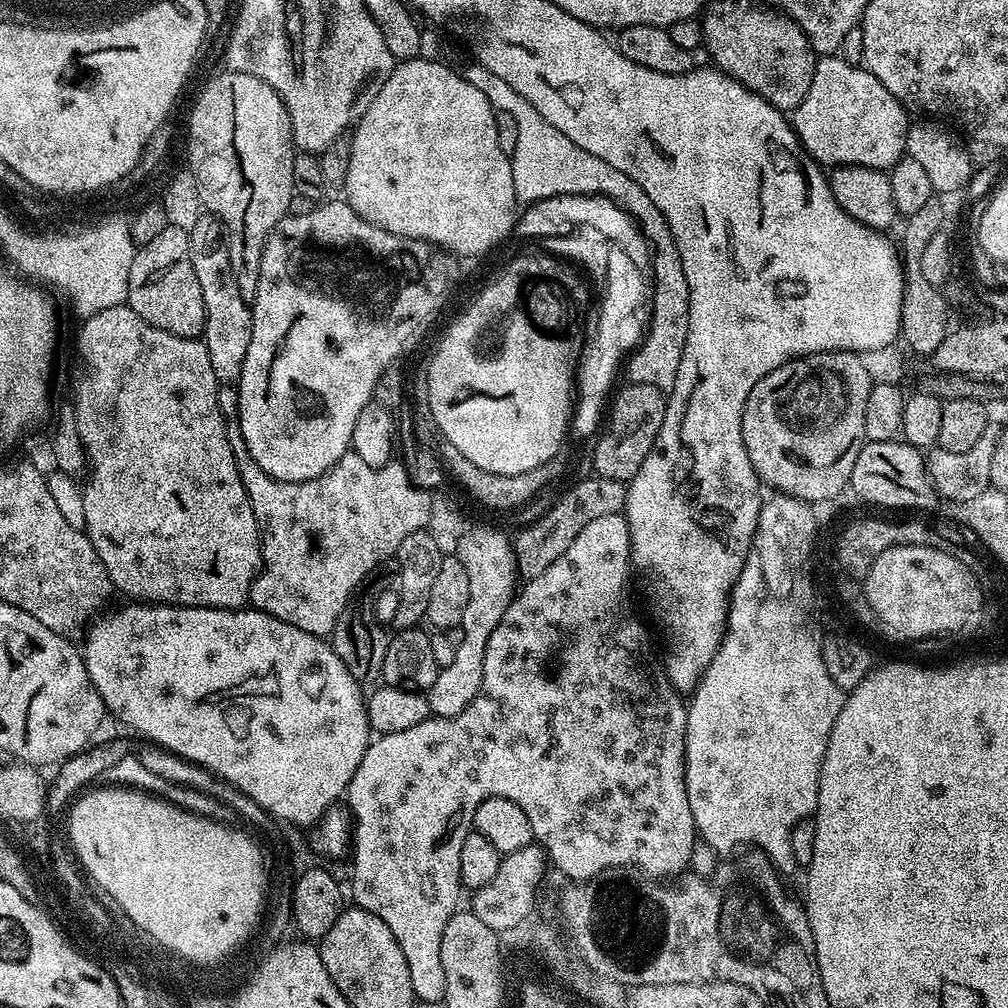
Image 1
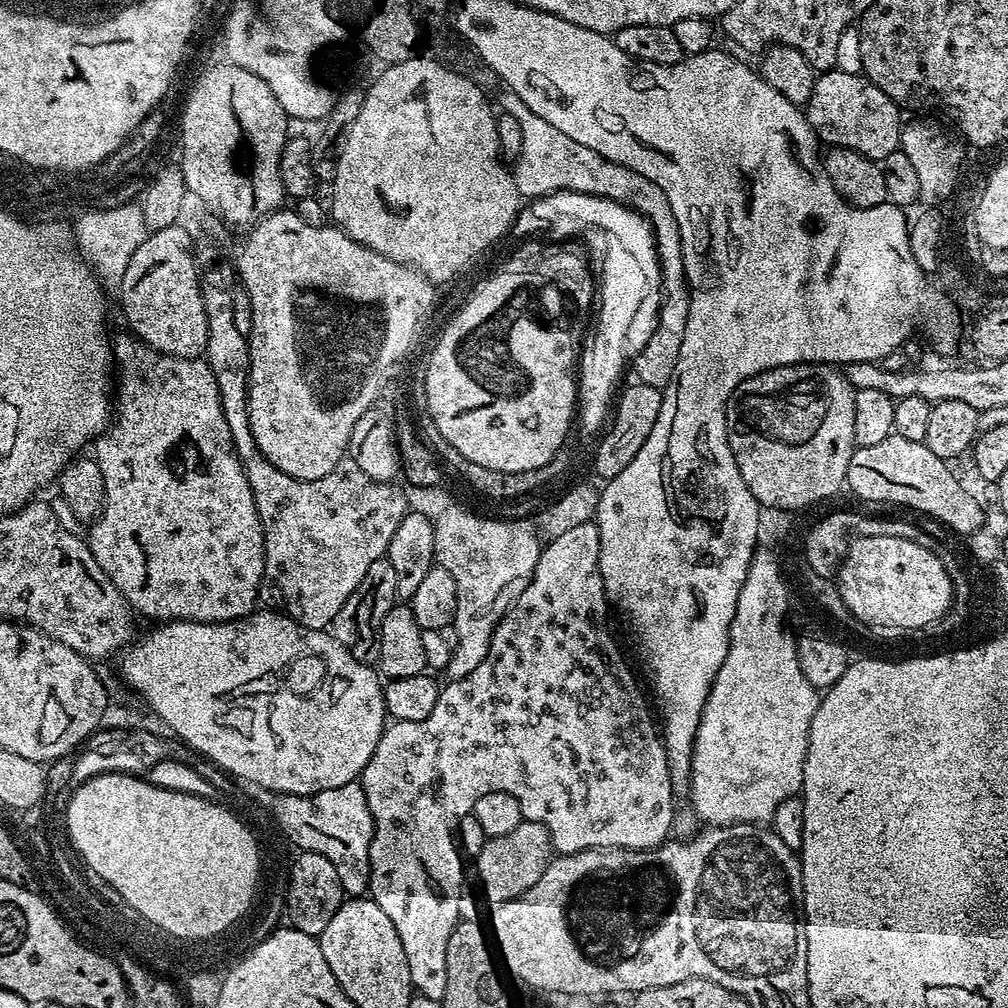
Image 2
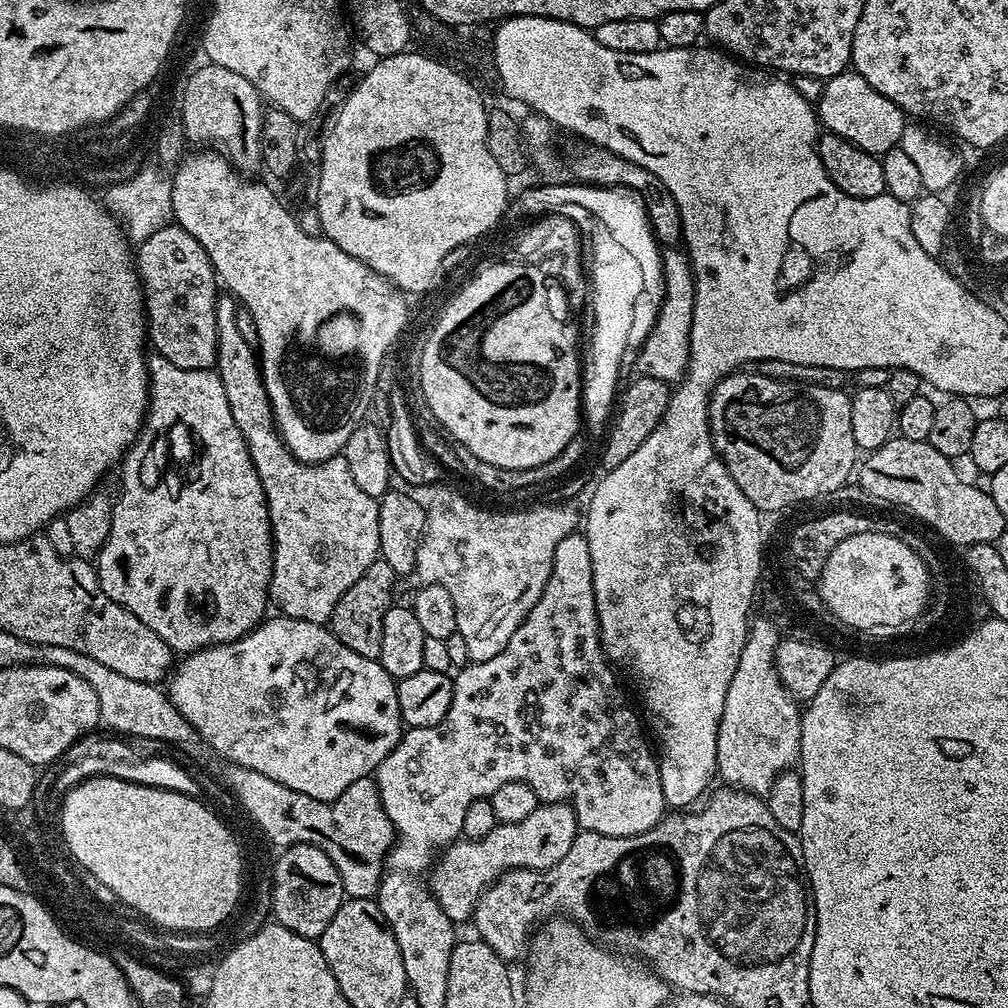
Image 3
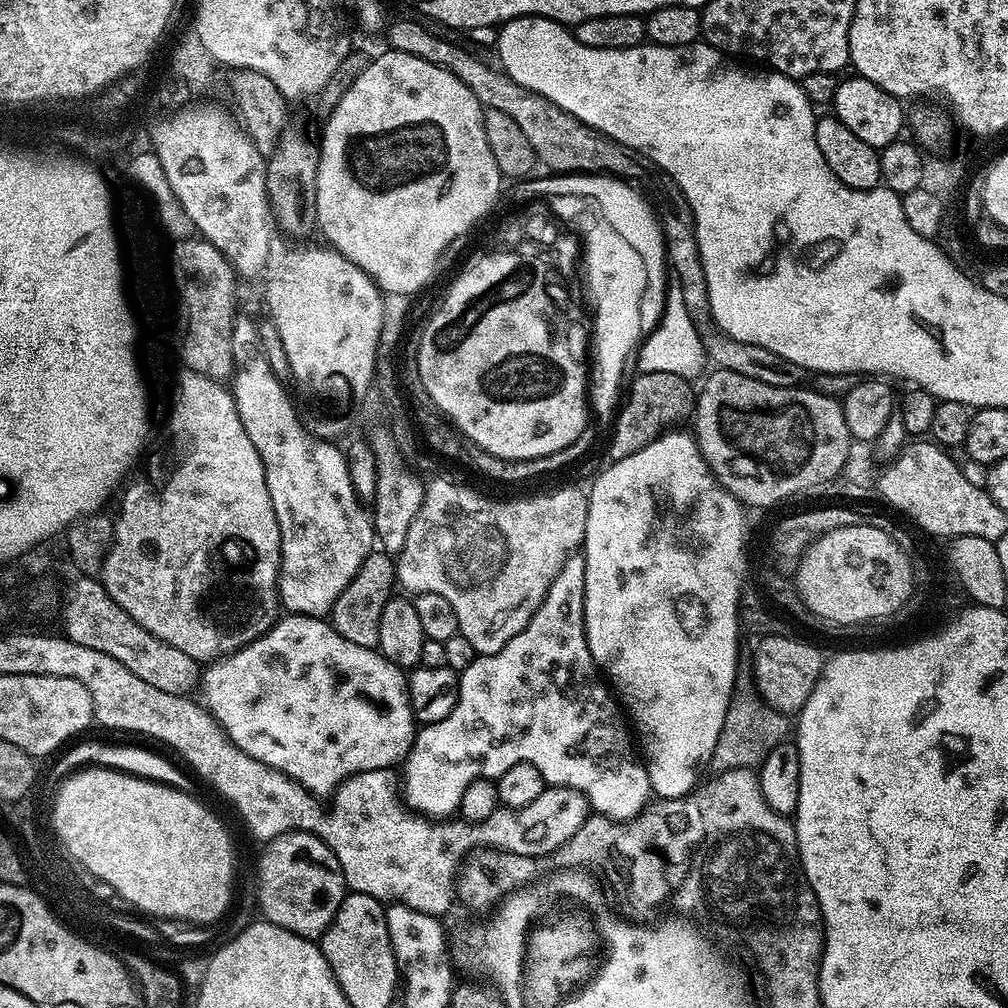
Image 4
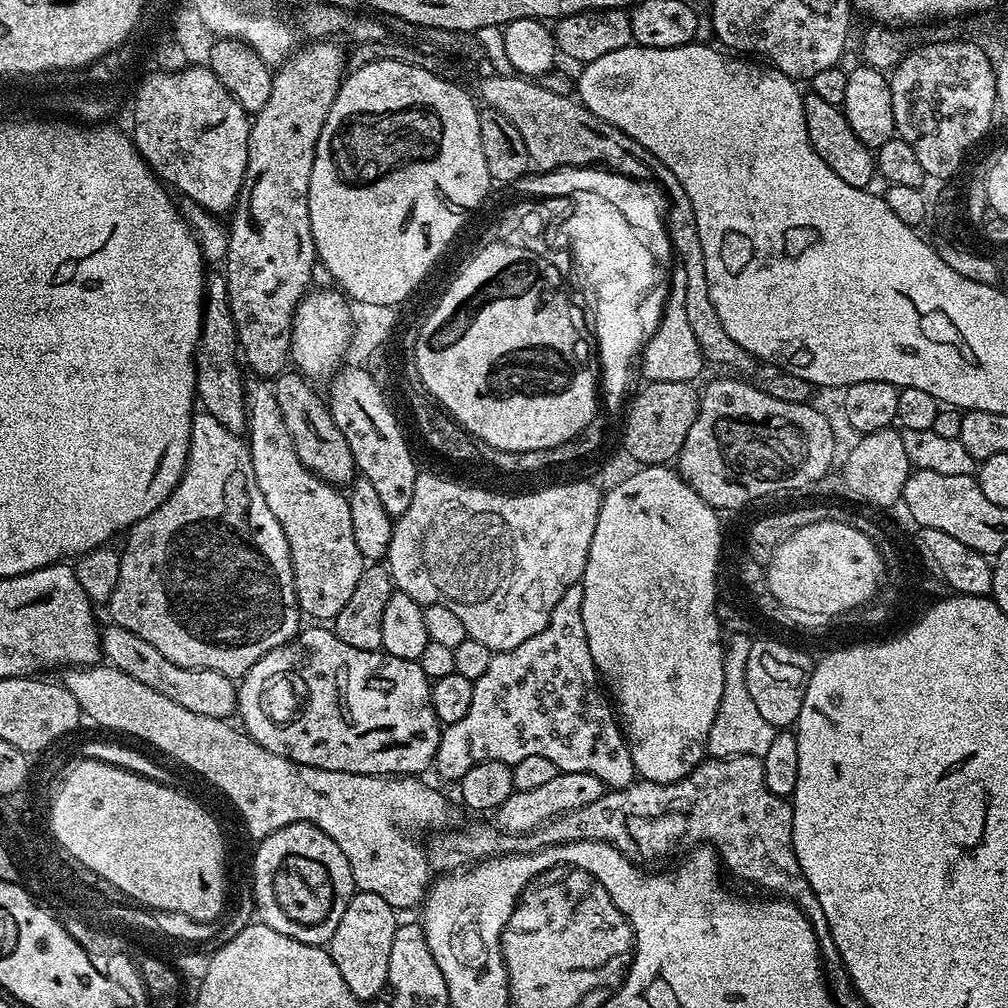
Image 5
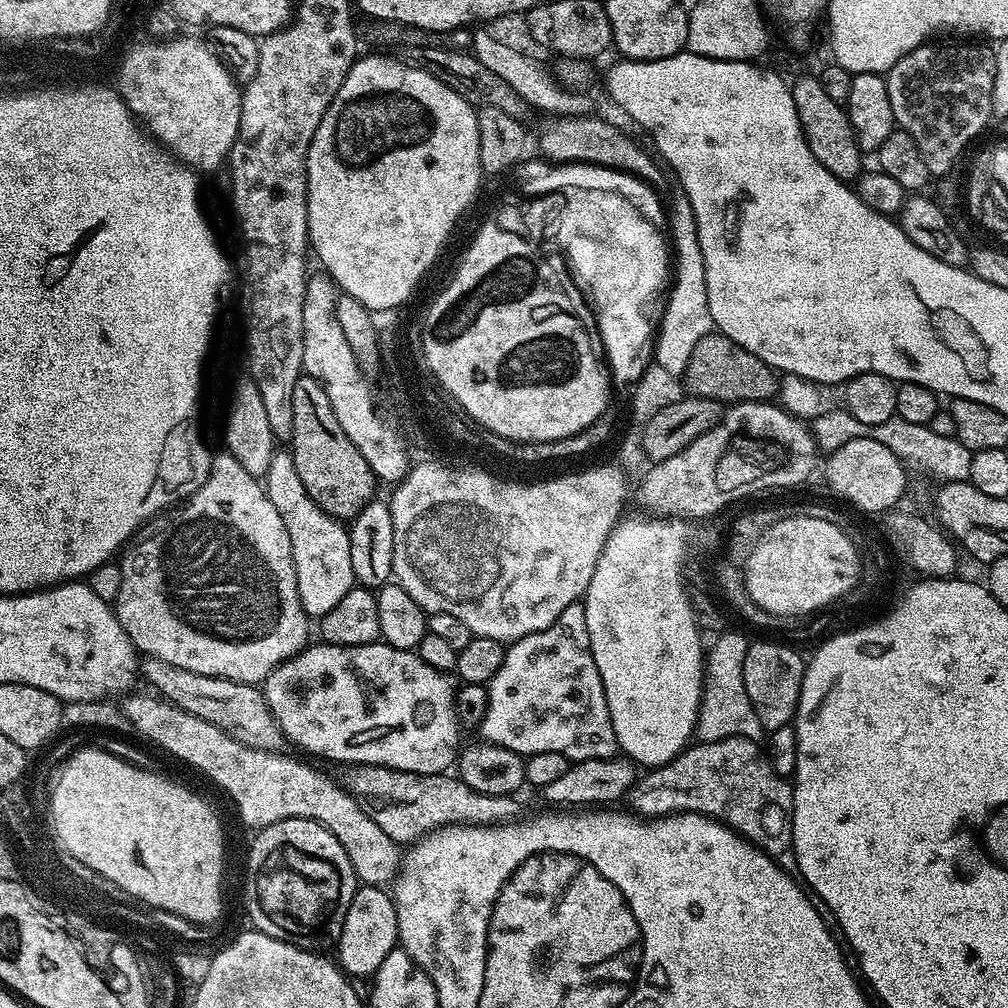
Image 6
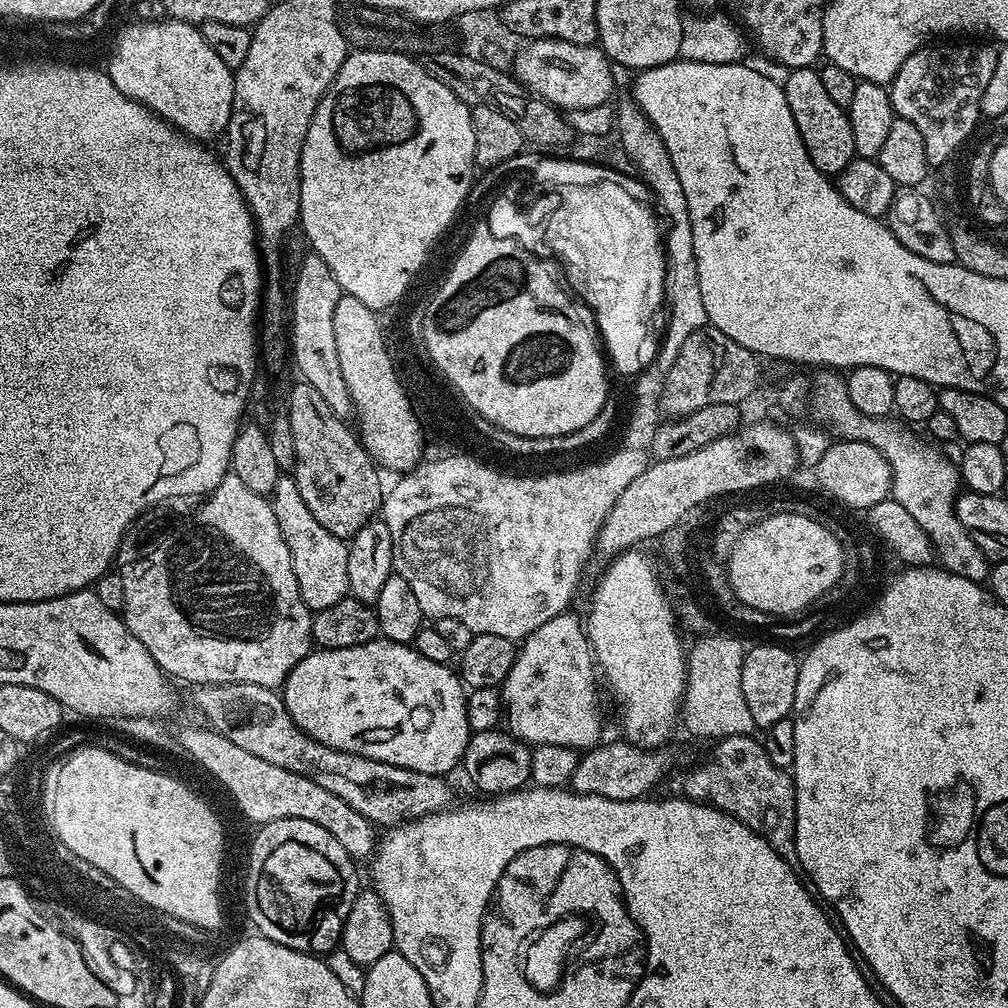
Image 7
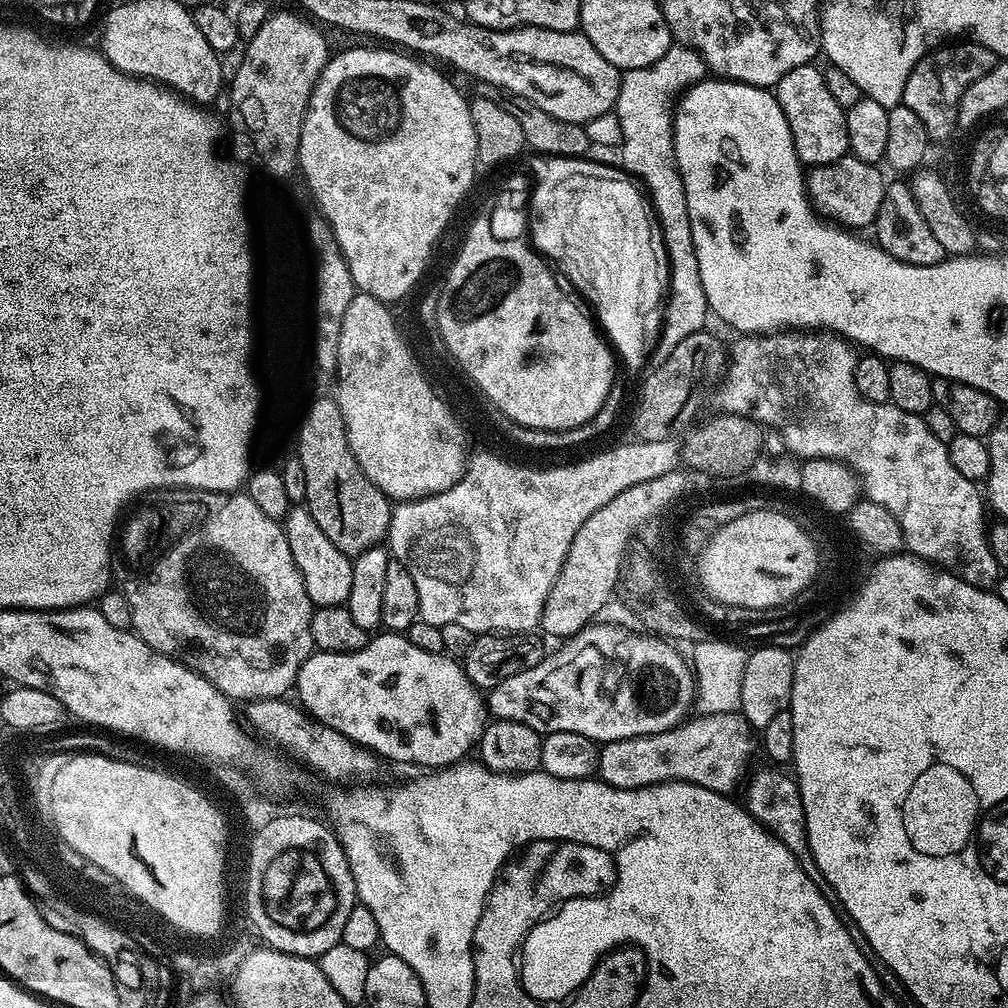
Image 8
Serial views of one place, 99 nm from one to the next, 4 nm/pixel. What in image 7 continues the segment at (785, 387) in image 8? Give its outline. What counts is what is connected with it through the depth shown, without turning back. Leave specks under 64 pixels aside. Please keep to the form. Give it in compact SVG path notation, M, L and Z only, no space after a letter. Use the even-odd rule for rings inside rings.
M824 370L817 376L820 376L816 380L817 388L816 384L814 388L817 418L829 424L824 423L833 437L841 441L864 440L881 452L892 471L891 499L898 501L911 514L914 522L918 522L918 526L926 530L939 567L965 576L968 580L987 581L990 576L990 561L974 542L974 538L966 534L956 514L956 497L962 488L957 465L939 447L931 443L923 444L912 433L915 431L905 430L899 423L891 424L891 419L870 418L858 411L854 402L850 402L846 379L839 371Z

